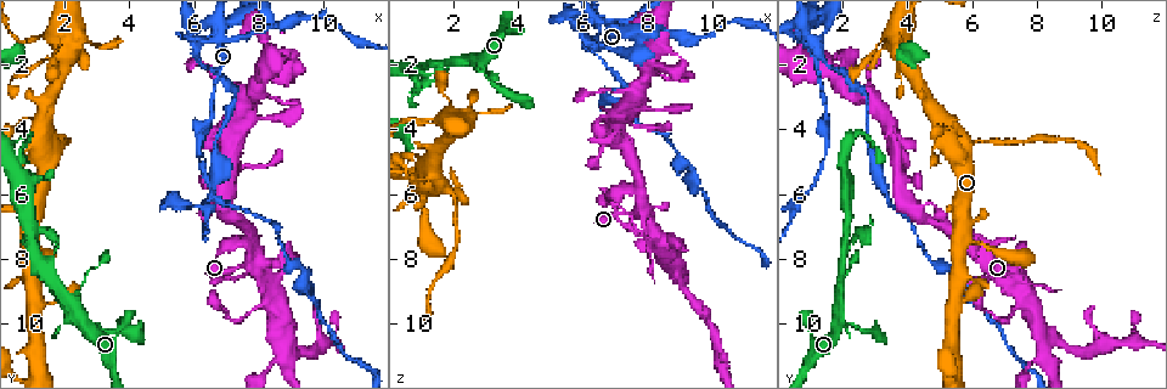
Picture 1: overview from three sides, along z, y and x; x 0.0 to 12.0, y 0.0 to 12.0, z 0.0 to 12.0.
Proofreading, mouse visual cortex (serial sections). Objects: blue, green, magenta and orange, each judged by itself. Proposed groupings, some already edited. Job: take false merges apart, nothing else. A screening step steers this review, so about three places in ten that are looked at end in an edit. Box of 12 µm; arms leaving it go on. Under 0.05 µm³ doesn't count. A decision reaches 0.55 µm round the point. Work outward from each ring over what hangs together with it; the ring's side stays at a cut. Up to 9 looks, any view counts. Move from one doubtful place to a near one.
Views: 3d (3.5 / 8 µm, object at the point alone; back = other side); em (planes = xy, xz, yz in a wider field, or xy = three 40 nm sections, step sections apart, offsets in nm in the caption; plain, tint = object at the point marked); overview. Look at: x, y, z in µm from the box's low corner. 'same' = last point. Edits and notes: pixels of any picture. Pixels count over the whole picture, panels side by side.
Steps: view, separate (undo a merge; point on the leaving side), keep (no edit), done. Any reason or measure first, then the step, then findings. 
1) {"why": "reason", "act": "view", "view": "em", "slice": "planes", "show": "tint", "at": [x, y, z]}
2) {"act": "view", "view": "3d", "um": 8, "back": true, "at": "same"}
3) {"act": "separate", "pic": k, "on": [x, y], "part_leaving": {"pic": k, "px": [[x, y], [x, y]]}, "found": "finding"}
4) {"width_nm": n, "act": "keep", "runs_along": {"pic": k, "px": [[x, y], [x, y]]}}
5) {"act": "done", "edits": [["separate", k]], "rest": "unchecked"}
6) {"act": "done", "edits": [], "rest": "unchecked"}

{"act": "view", "view": "3d", "um": 3.5, "at": [2.1, 4.4, 6.1]}

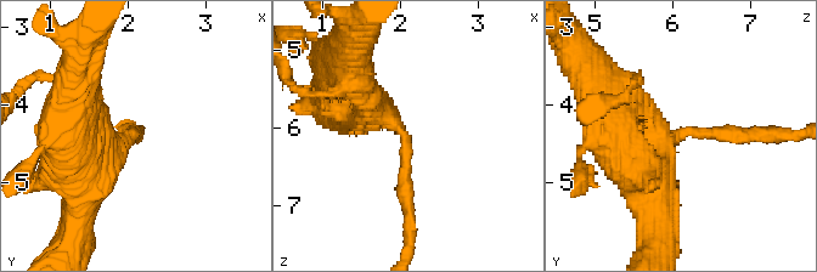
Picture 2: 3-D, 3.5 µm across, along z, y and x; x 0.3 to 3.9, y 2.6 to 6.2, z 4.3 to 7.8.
{"act": "view", "view": "em", "slice": "xy", "step": 1, "show": "tint", "at": [2.05, 4.35, 6.10]}

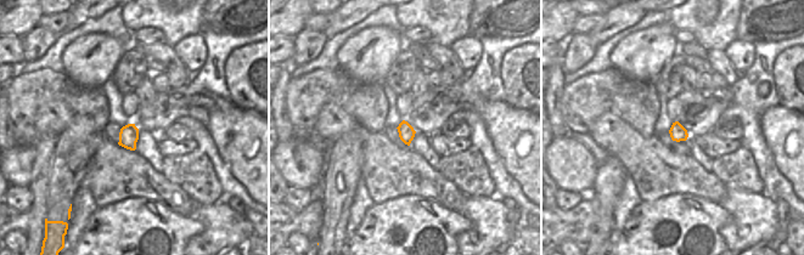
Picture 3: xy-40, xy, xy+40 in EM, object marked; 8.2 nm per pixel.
{"act": "separate", "pic": 2, "on": [726, 137], "part_leaving": {"pic": 2, "px": [[681, 131], [799, 135]]}, "found": "a second cell is stuck on"}

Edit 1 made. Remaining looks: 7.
{"why": "see it whole again", "act": "view", "view": "overview"}

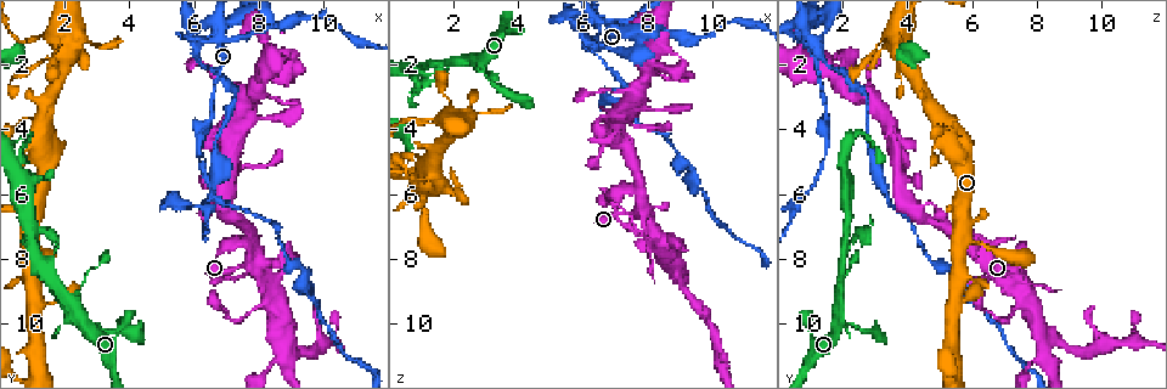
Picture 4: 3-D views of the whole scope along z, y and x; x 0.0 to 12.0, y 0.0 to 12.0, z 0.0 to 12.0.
{"why": "sudden change in width", "act": "view", "view": "3d", "um": 3.5, "at": [8.0, 9.5, 7.3]}

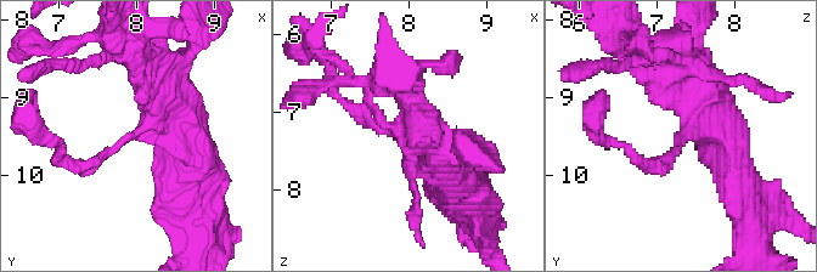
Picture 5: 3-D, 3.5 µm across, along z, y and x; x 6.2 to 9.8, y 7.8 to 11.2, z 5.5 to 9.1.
{"arm_widths_nm": [150, 450], "why": "need the tissue", "act": "view", "view": "em", "slice": "xy", "step": 1, "show": "plain", "at": [8.00, 9.45, 7.30]}

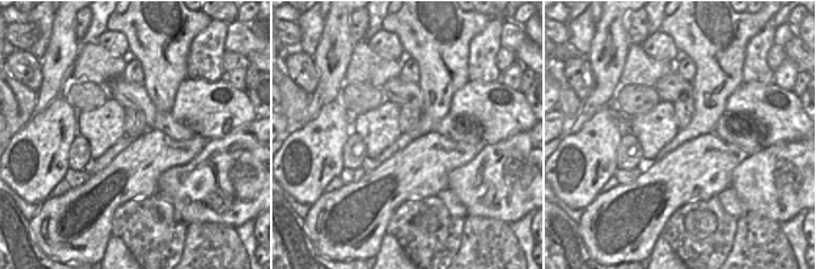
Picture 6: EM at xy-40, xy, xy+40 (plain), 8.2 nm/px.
{"why": "where the object lies", "act": "view", "view": "em", "slice": "xy", "step": 1, "show": "tint", "at": "same"}

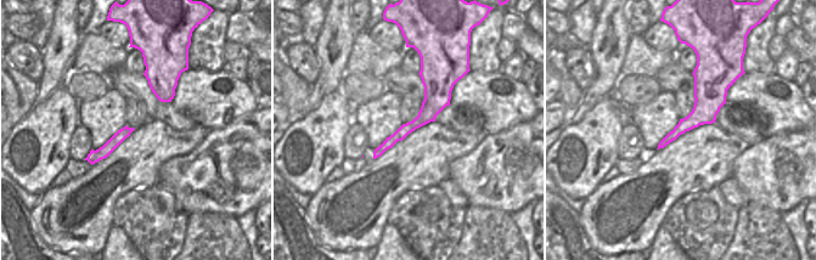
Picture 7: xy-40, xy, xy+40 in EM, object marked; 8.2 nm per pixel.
{"width_nm": 160, "act": "keep", "runs_along": {"pic": 7, "px": [[423, 64], [431, 108], [377, 153]]}, "found": "one cell here"}

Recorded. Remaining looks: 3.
{"why": "side arm on a straight run", "act": "view", "view": "3d", "um": 8, "at": [1.6, 8.5, 2.0]}

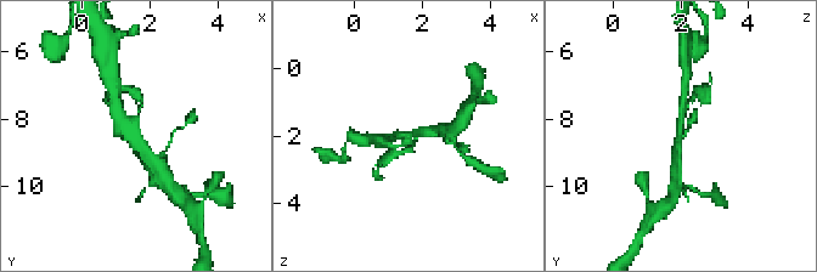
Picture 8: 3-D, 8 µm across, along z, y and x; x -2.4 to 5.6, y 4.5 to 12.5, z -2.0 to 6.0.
{"act": "view", "view": "em", "slice": "xy", "step": 5, "show": "tint", "at": [1.5, 8.5, 1.9]}

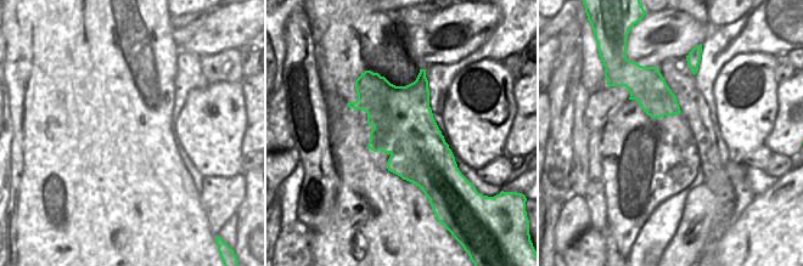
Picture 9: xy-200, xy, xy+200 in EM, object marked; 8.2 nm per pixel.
{"act": "keep", "runs_along": {"pic": 8, "px": [[159, 164], [117, 115], [114, 107]]}, "found": "all the same cell"}

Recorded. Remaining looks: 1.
{"act": "done", "edits": [["separate", 2]], "rest": "unchecked"}

